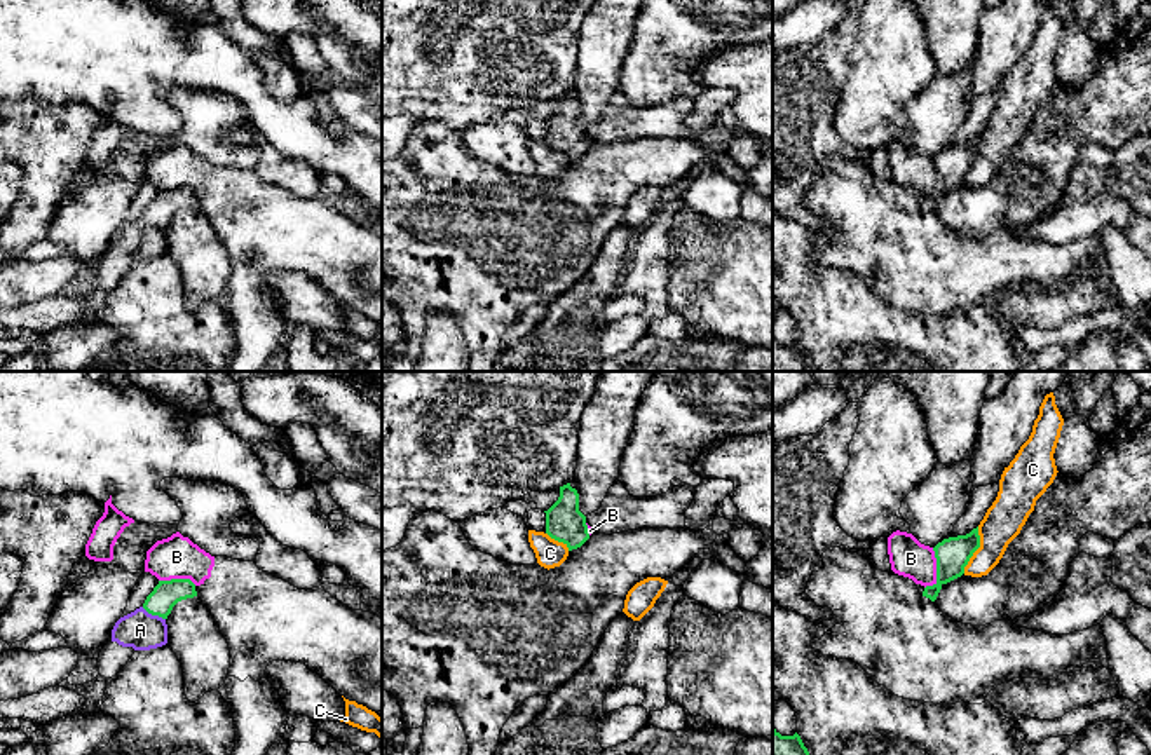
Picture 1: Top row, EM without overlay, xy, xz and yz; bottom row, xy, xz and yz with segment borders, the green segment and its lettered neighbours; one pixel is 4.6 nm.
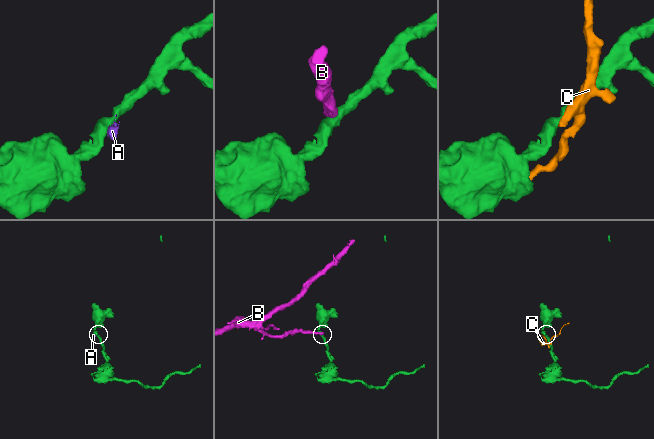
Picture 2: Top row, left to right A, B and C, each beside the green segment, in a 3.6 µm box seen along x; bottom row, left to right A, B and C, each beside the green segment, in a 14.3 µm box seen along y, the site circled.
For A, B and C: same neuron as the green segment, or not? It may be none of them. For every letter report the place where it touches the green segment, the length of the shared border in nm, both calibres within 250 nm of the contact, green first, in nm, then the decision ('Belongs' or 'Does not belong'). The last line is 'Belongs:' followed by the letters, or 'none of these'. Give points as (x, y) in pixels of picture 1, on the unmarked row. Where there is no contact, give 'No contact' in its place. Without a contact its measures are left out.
A: Touches green at xy (154, 224). Shared border 130 nm. Thickness 120 nm (green) against 180 nm. Does not belong
B: Touches green at yz (937, 180). Shared border 200 nm. Thickness 160 nm (green) against 170 nm. Does not belong
C: Touches green at yz (977, 157). Shared border 220 nm. Thickness 160 nm (green) against 180 nm. Does not belong
Belongs: none of these

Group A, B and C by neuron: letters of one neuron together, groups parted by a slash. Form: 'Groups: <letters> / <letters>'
Groups: A C / B

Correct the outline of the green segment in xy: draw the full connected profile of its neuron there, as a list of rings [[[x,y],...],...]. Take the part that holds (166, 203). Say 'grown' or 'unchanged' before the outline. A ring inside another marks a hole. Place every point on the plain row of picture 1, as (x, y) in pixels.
unchanged; [[[190,188],[159,190],[153,201],[146,206],[143,218],[152,225],[167,228],[178,211],[194,206],[197,206],[197,201]]]

